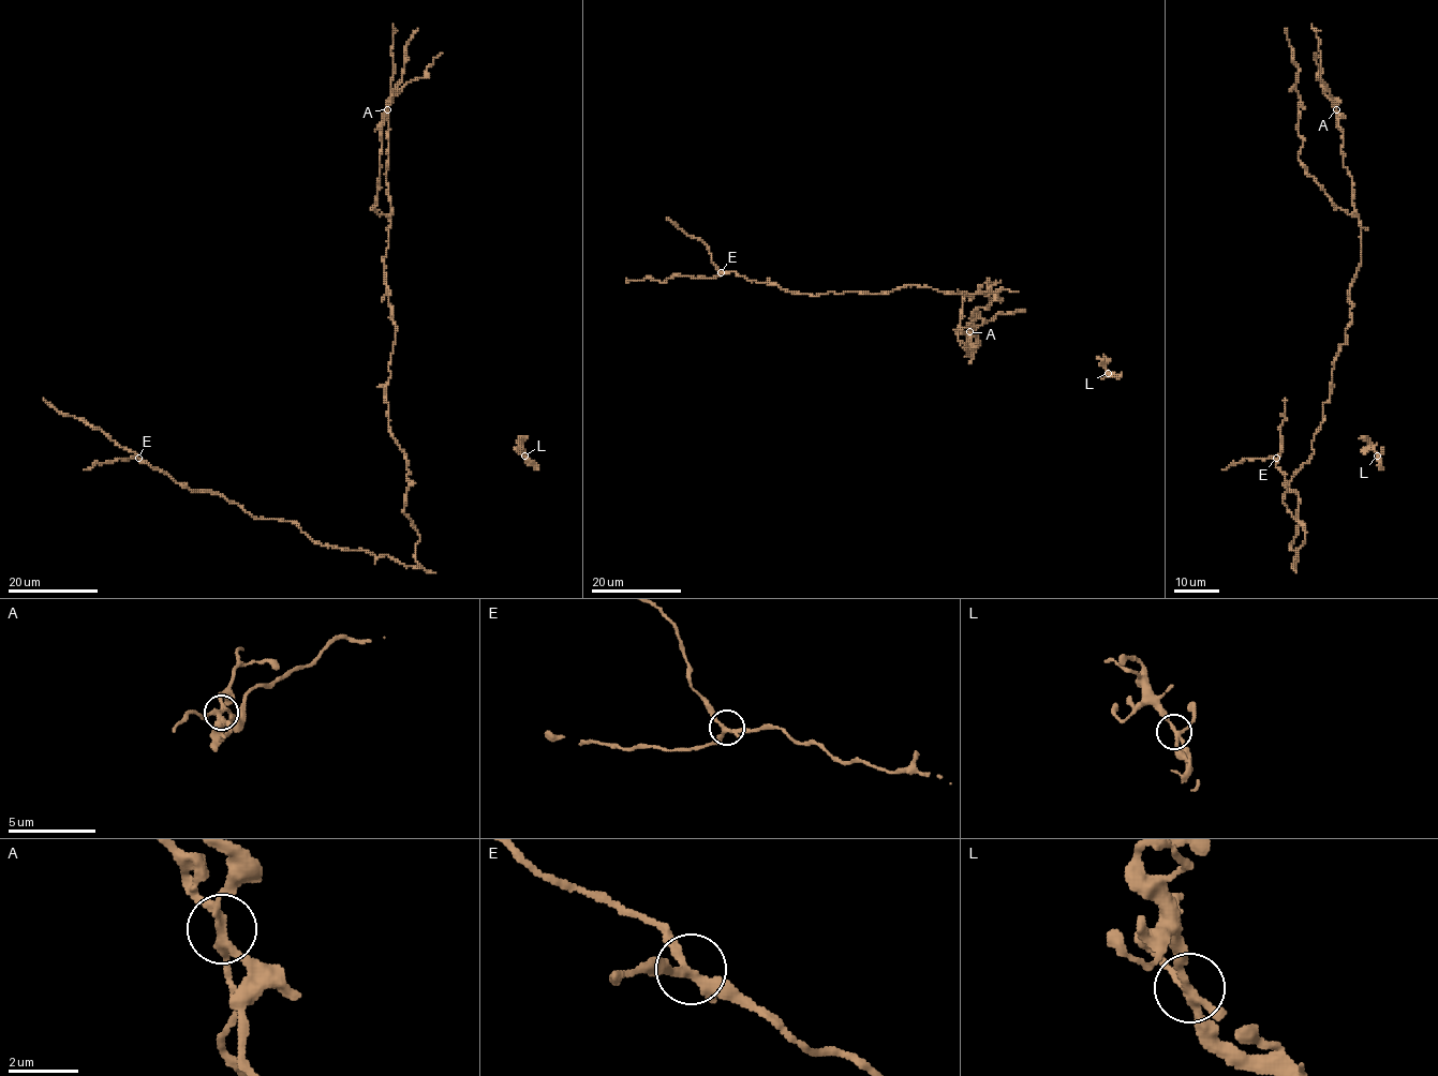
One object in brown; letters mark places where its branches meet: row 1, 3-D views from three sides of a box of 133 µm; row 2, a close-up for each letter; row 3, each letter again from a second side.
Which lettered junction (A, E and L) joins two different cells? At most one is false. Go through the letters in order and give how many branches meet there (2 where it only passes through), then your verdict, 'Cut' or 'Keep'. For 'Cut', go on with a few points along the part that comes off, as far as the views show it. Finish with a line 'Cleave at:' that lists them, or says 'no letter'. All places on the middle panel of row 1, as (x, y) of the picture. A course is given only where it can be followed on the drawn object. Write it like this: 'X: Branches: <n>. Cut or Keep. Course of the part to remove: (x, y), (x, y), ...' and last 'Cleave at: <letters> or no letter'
A: Branches: 4. Cut. Course of the part to remove: (969, 331), (973, 332), (1001, 312), (1024, 310)
E: Branches: 4. Keep
L: Branches: 4. Keep
Cleave at: A

